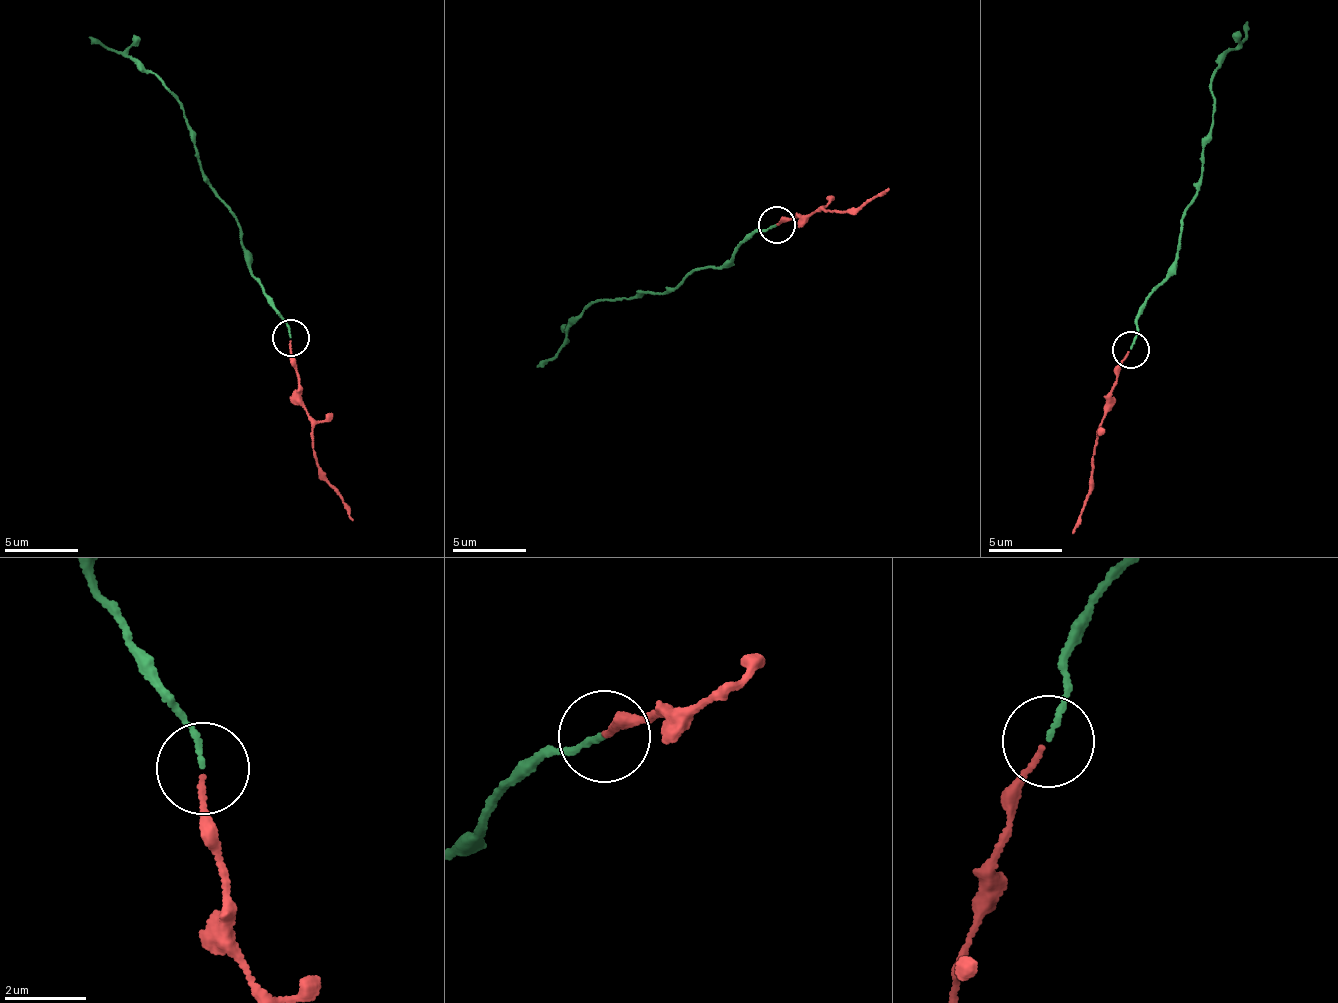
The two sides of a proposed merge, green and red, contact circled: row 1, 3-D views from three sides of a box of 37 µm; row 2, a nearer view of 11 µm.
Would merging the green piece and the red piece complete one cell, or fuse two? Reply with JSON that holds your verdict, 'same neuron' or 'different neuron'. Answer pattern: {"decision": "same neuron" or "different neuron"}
{"decision": "same neuron"}

